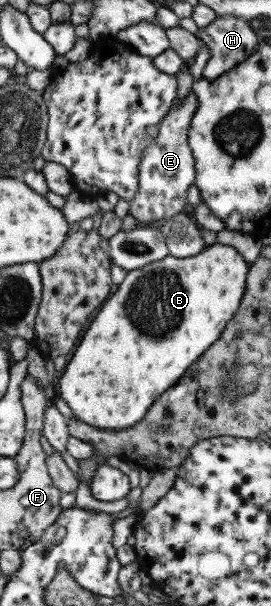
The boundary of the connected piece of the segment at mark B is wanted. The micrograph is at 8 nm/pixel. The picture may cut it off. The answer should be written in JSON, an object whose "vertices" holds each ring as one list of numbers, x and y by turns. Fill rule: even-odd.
{"vertices":[[214,242,196,256,188,258,178,258,168,255,166,258,150,263,144,268,129,271,124,282,117,288,116,292,103,304,95,314,91,322,90,329,83,335,81,341,72,352,73,358,69,361,59,382,58,396,64,399,67,406,72,410,72,414,80,418,90,426,96,426,100,429,126,429,137,425,149,413,150,407,158,401,168,390,176,387,178,382,189,372,192,367,220,338,224,330,233,321,234,315,241,308,241,302,245,296,247,281,252,264,248,262,237,247,226,245,225,243]]}

